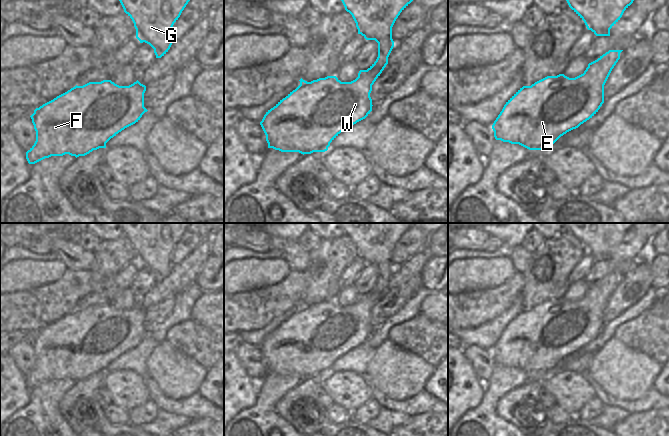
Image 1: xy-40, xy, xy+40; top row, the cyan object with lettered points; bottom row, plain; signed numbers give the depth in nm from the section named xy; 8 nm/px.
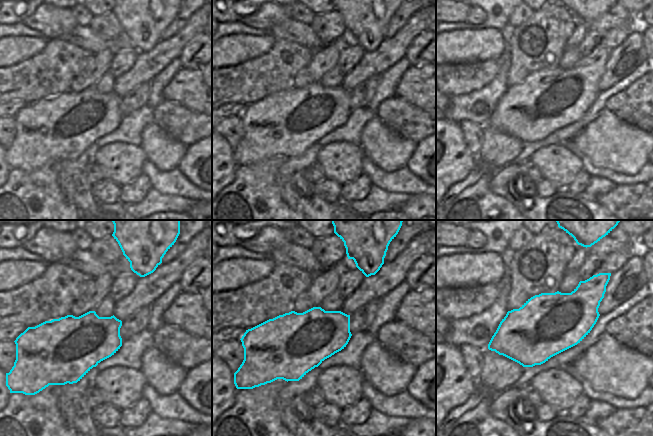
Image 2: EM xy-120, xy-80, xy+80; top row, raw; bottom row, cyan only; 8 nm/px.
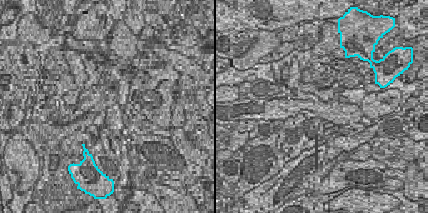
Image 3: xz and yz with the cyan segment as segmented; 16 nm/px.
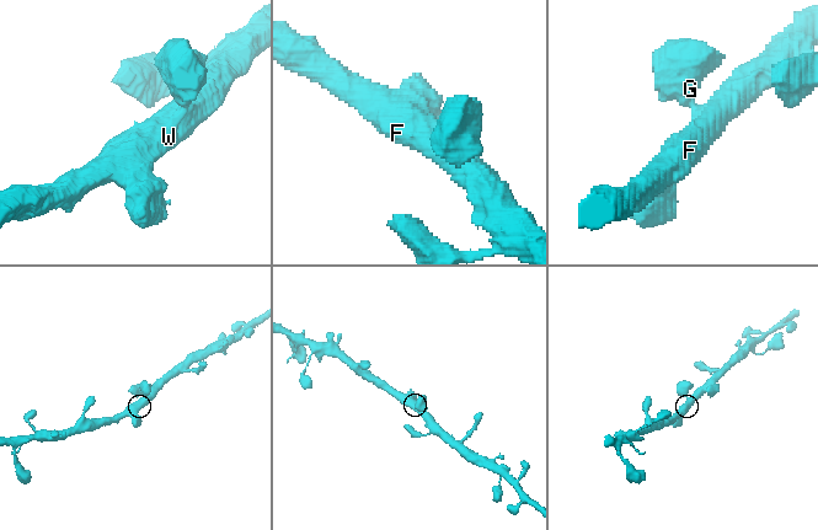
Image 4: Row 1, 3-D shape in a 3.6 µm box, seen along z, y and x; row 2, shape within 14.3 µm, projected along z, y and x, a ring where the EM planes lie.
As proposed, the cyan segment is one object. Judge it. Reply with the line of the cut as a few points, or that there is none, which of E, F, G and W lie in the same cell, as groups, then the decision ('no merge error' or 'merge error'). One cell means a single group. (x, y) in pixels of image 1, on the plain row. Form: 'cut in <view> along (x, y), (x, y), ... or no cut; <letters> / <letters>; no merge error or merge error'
no cut; E F G W; no merge error

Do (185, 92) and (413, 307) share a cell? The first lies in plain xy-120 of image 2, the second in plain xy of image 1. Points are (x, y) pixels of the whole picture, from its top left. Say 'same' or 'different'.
different

